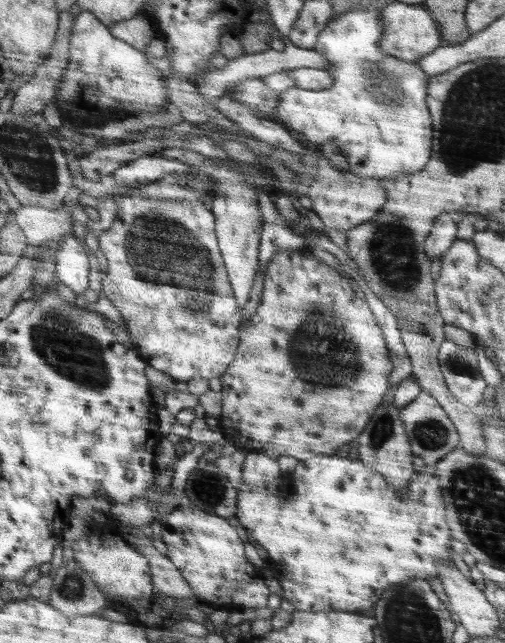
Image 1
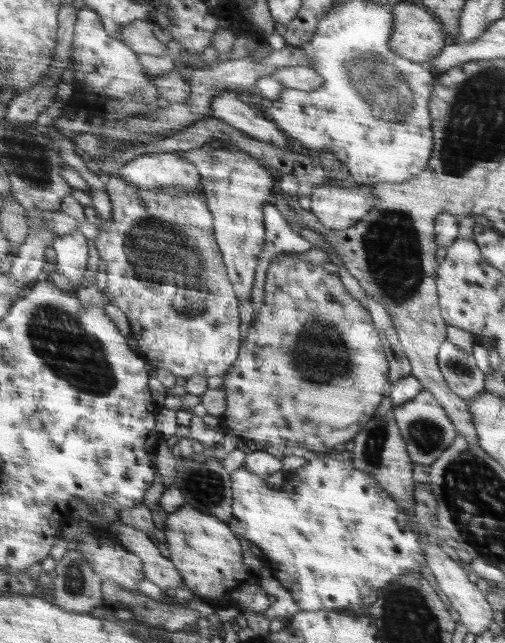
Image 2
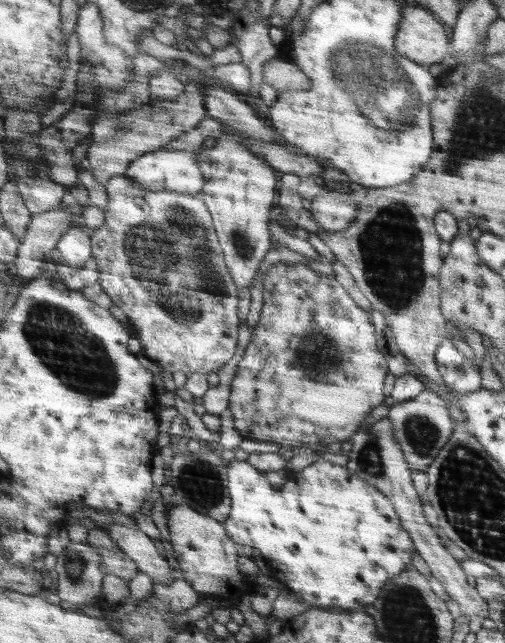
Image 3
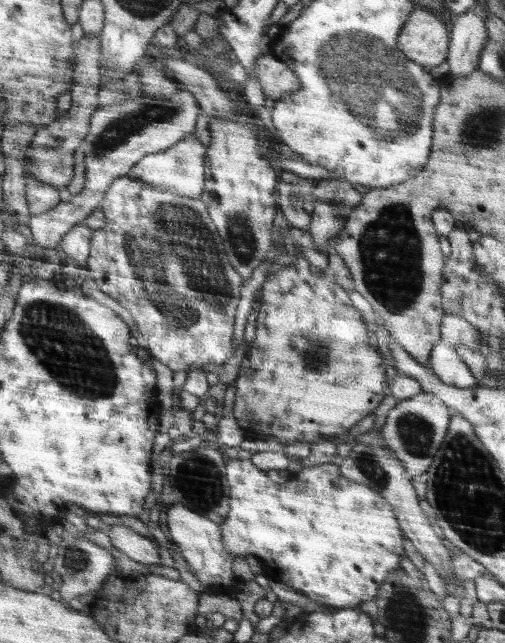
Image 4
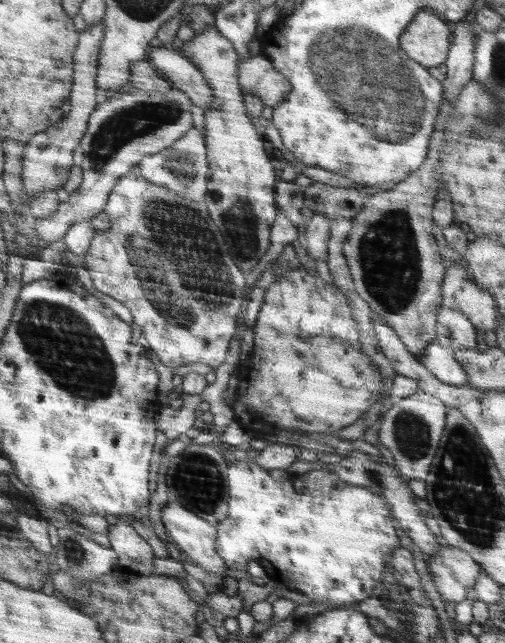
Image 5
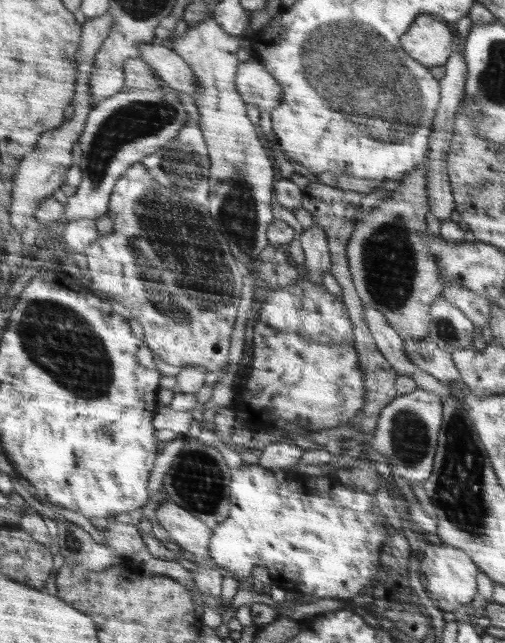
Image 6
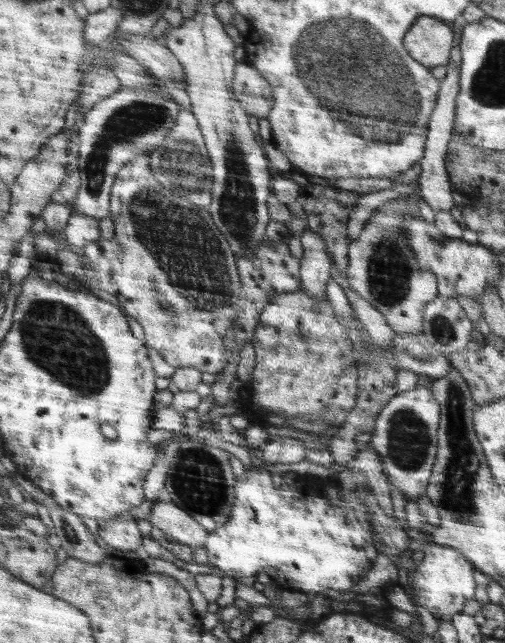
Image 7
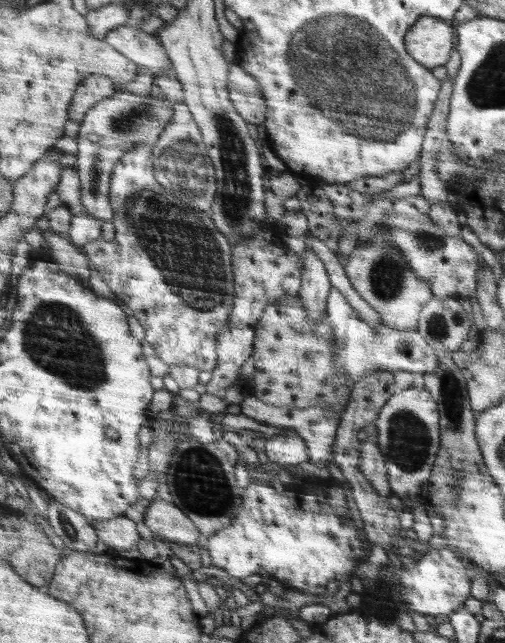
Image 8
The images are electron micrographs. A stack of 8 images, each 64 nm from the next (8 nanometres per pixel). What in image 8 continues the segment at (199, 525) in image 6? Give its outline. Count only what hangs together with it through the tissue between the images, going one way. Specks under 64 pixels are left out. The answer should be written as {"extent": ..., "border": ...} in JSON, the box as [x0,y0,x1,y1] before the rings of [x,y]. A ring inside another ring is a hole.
{"extent":[142,498,205,545],"border":[[[161,498],[151,500],[142,522],[154,535],[158,533],[174,543],[197,545],[205,539],[182,509]]]}

